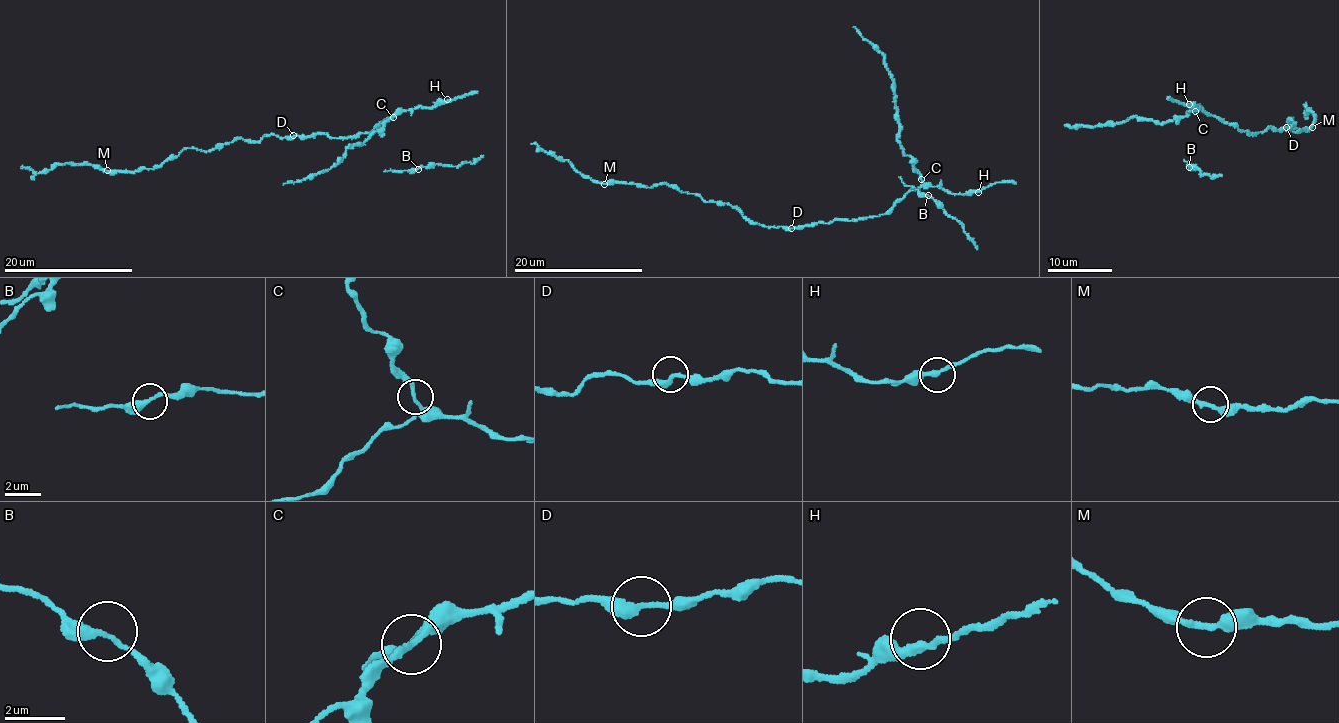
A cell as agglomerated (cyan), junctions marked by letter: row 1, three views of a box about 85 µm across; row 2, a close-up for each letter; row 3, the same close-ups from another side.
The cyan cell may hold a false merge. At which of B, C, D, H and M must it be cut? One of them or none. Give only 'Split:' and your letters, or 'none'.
Split: none

